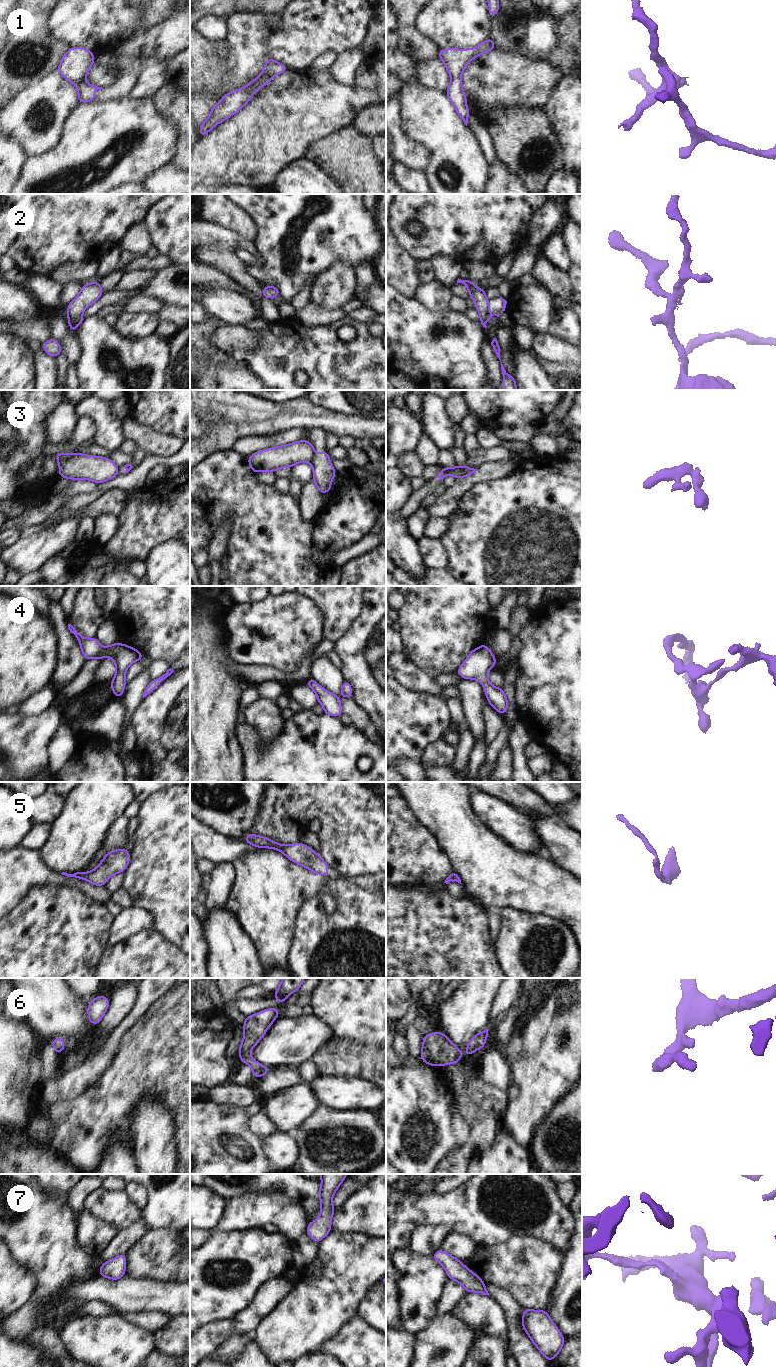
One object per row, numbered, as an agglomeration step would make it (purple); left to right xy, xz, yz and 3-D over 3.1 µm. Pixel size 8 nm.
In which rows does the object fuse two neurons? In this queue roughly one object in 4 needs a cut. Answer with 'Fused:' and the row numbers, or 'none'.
Fused: 2, 3

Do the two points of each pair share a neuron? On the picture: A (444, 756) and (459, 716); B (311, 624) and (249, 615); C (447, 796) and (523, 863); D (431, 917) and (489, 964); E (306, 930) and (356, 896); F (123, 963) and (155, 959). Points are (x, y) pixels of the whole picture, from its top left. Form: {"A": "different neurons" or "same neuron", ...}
{"A": "different neurons", "B": "same neuron", "C": "same neuron", "D": "same neuron", "E": "same neuron", "F": "same neuron"}

